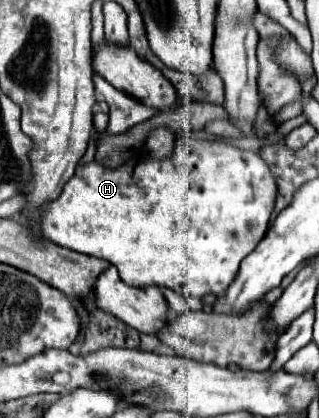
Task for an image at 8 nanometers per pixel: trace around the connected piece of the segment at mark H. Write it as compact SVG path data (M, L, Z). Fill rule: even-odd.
M184 137L184 139L176 141L176 149L174 149L170 159L154 161L154 159L132 157L130 161L126 161L118 169L104 169L98 163L88 163L84 167L78 167L74 177L64 185L60 197L54 201L46 201L42 207L38 207L36 227L46 239L50 239L56 245L62 245L62 247L68 247L72 251L80 251L84 255L94 255L94 257L110 261L112 265L118 267L120 277L128 285L138 285L138 287L140 285L164 285L164 287L170 287L182 295L194 295L194 297L204 297L206 293L220 295L220 291L224 291L224 287L228 287L228 283L236 277L240 261L246 255L250 255L254 251L254 247L260 243L260 239L264 237L264 233L268 229L270 213L274 209L274 197L276 197L276 181L274 181L268 165L262 161L262 157L258 153L242 151L242 149L236 149L236 147L230 147L224 143L216 143L216 141L206 141L206 139L200 141L200 139Z

